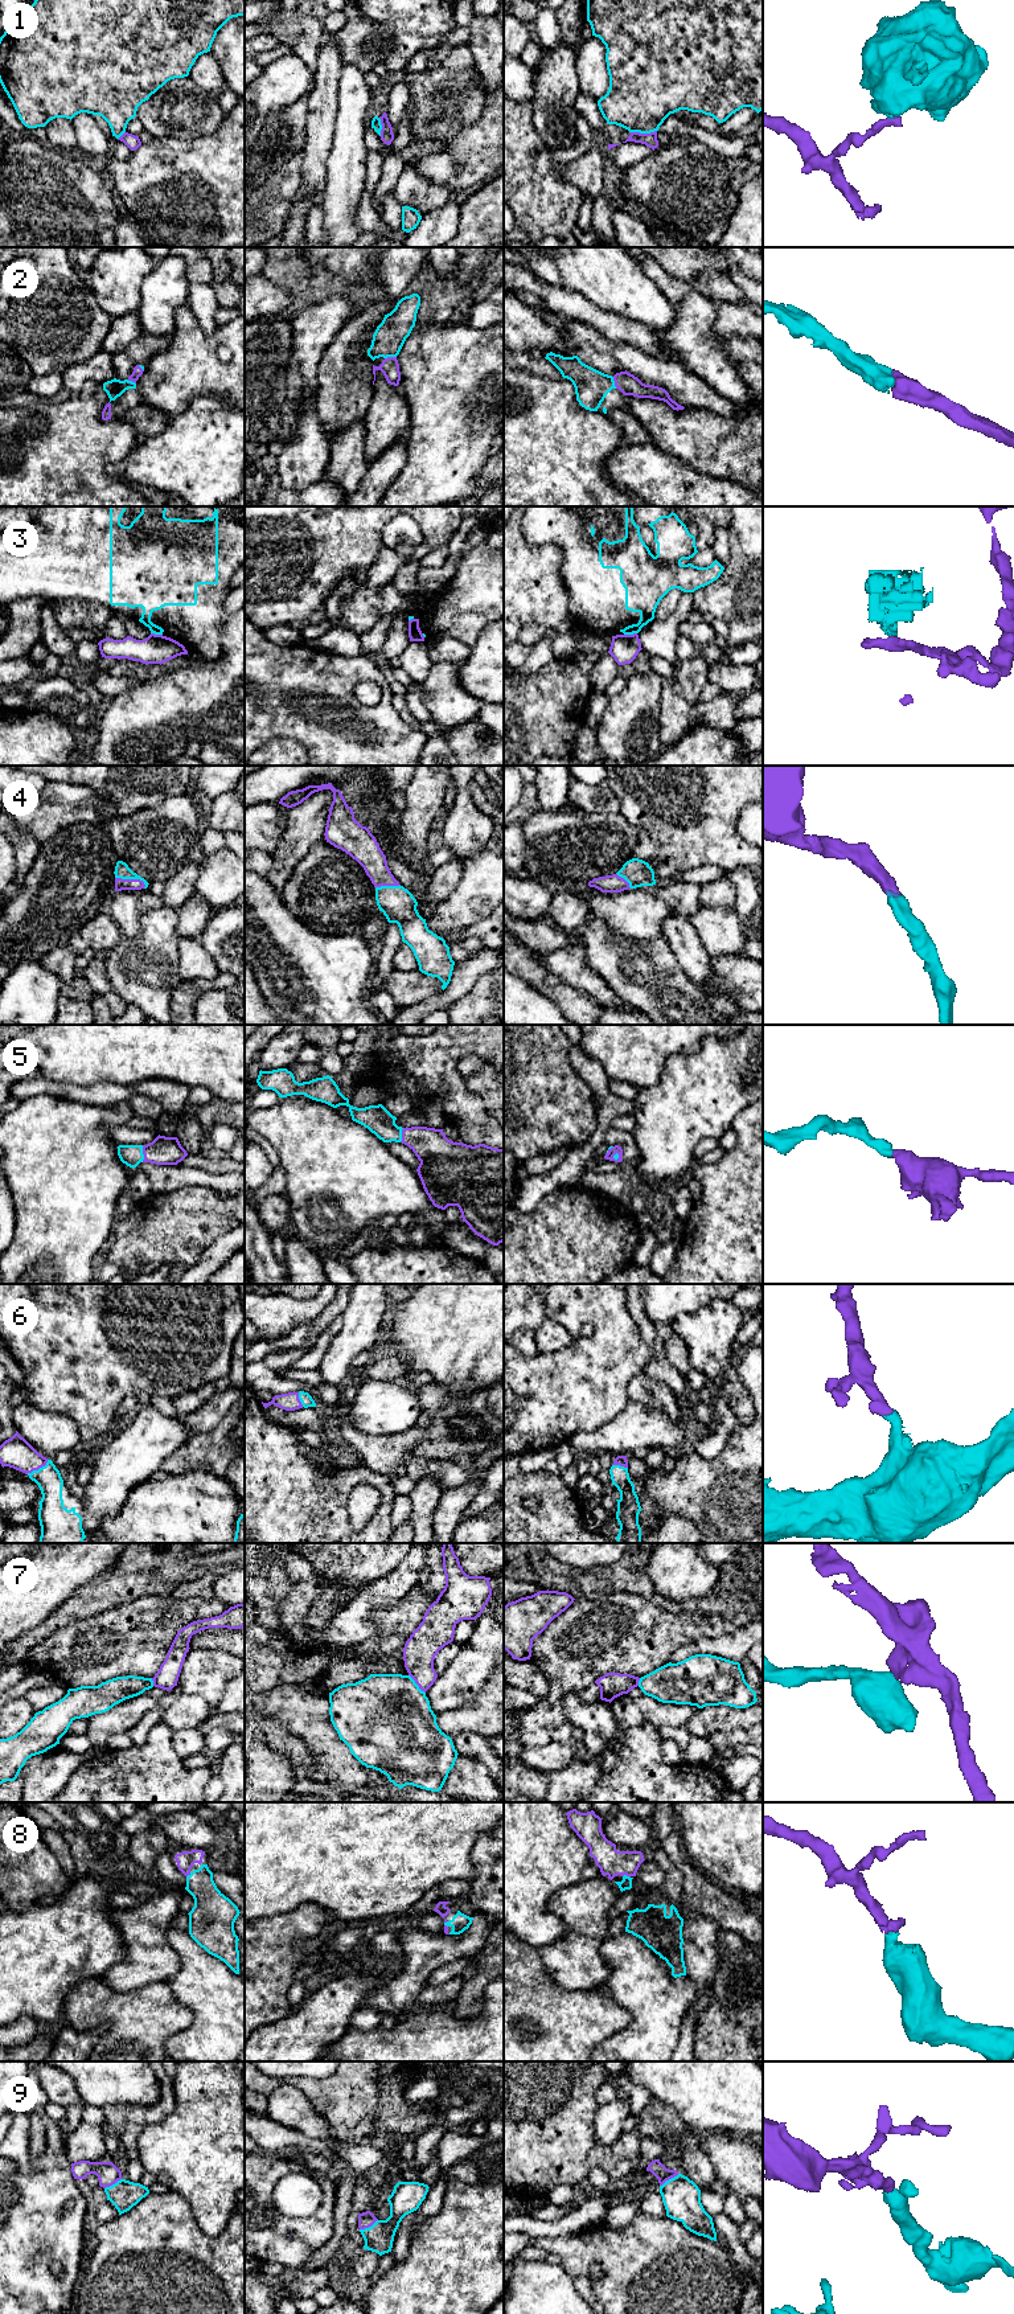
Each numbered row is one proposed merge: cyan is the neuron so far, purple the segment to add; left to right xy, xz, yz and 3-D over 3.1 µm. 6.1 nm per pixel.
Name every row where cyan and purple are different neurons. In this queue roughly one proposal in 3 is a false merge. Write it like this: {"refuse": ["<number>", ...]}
{"refuse": ["1", "3", "7"]}

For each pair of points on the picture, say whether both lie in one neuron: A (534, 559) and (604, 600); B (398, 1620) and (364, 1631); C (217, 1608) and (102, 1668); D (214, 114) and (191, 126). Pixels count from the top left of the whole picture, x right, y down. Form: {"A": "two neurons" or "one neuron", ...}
{"A": "two neurons", "B": "two neurons", "C": "one neuron", "D": "one neuron"}

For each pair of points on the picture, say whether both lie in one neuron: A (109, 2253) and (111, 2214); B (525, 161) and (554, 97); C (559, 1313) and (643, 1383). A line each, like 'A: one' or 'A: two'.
A: two
B: two
C: two

